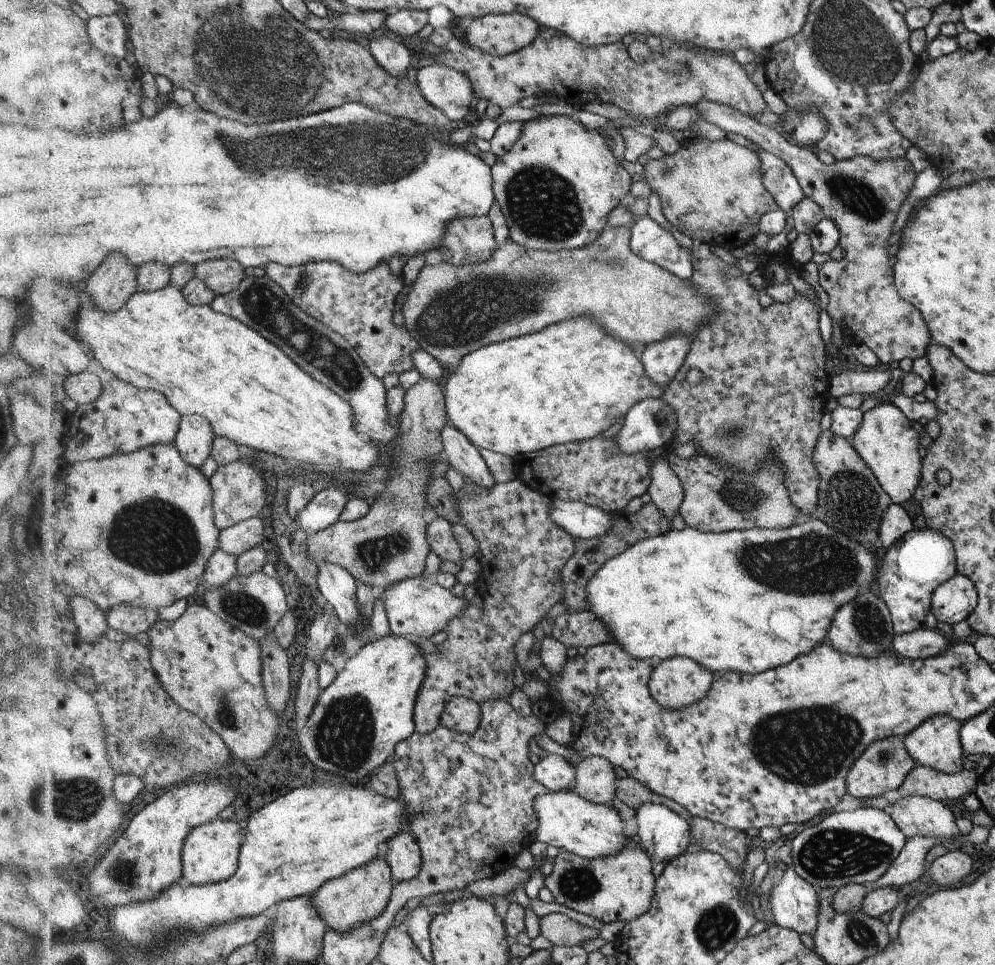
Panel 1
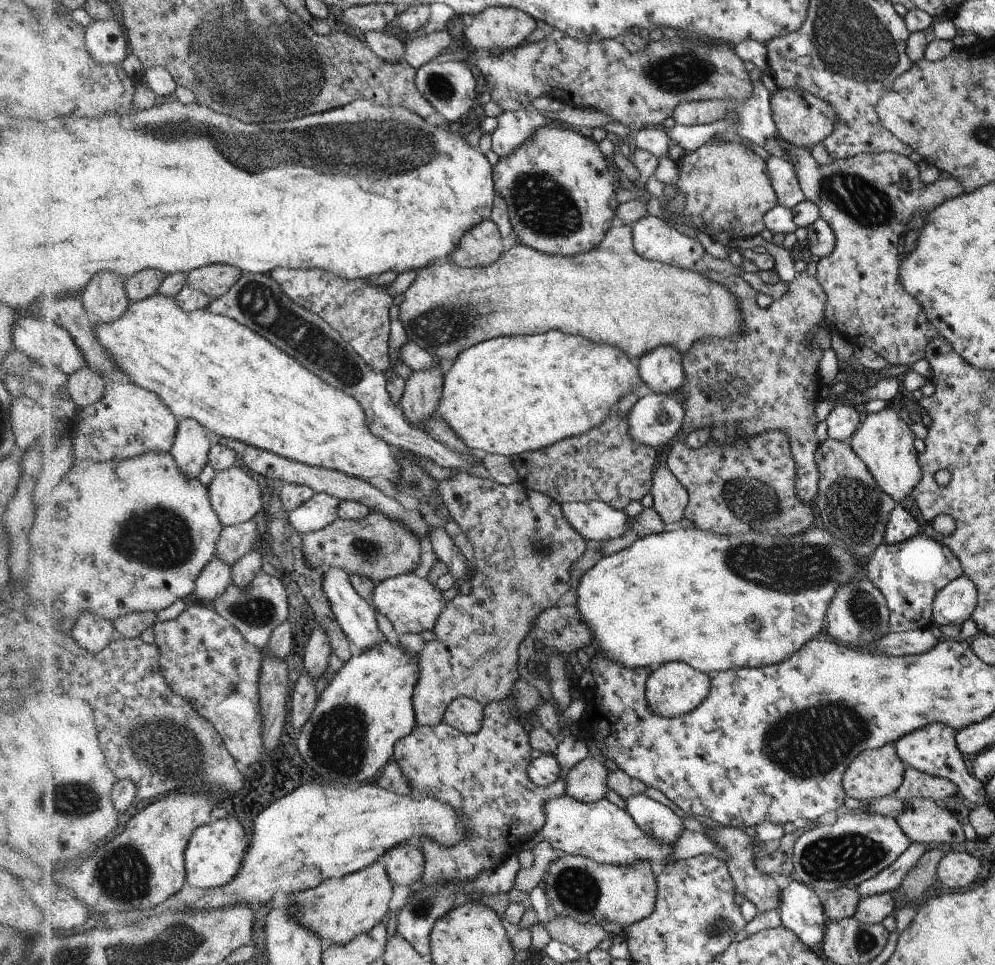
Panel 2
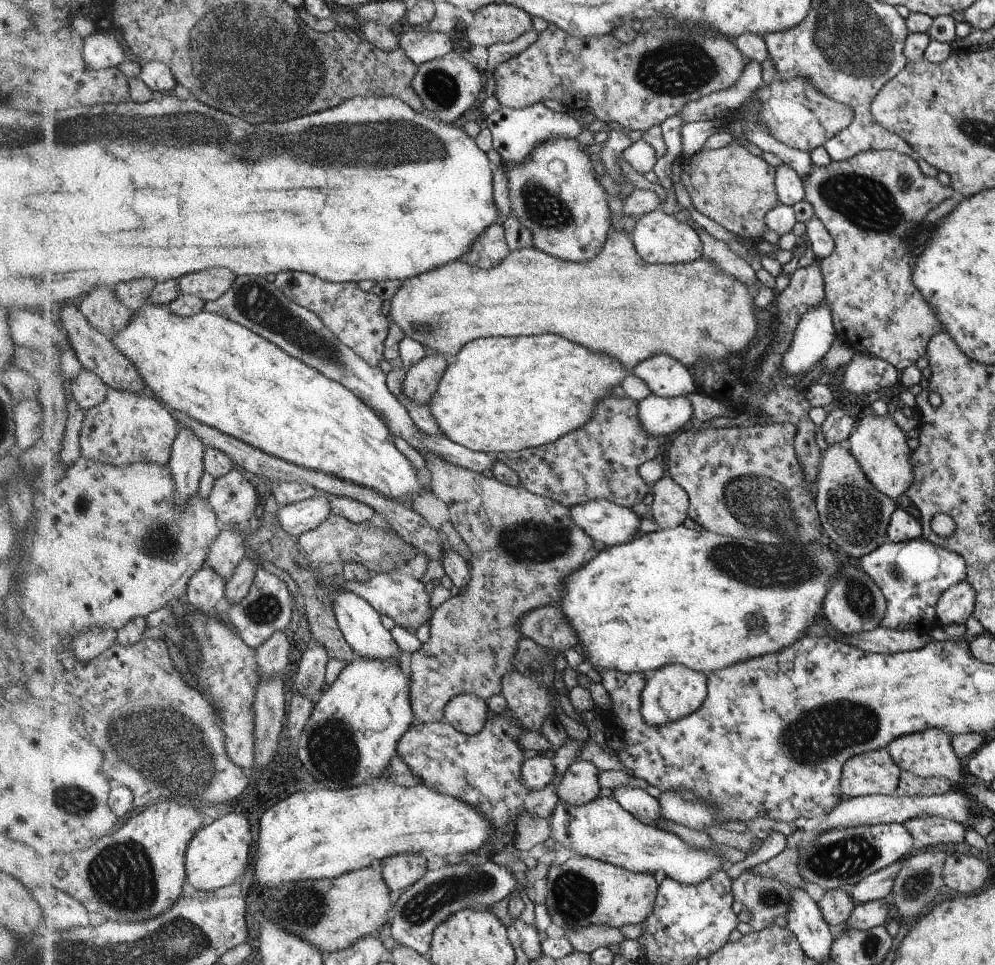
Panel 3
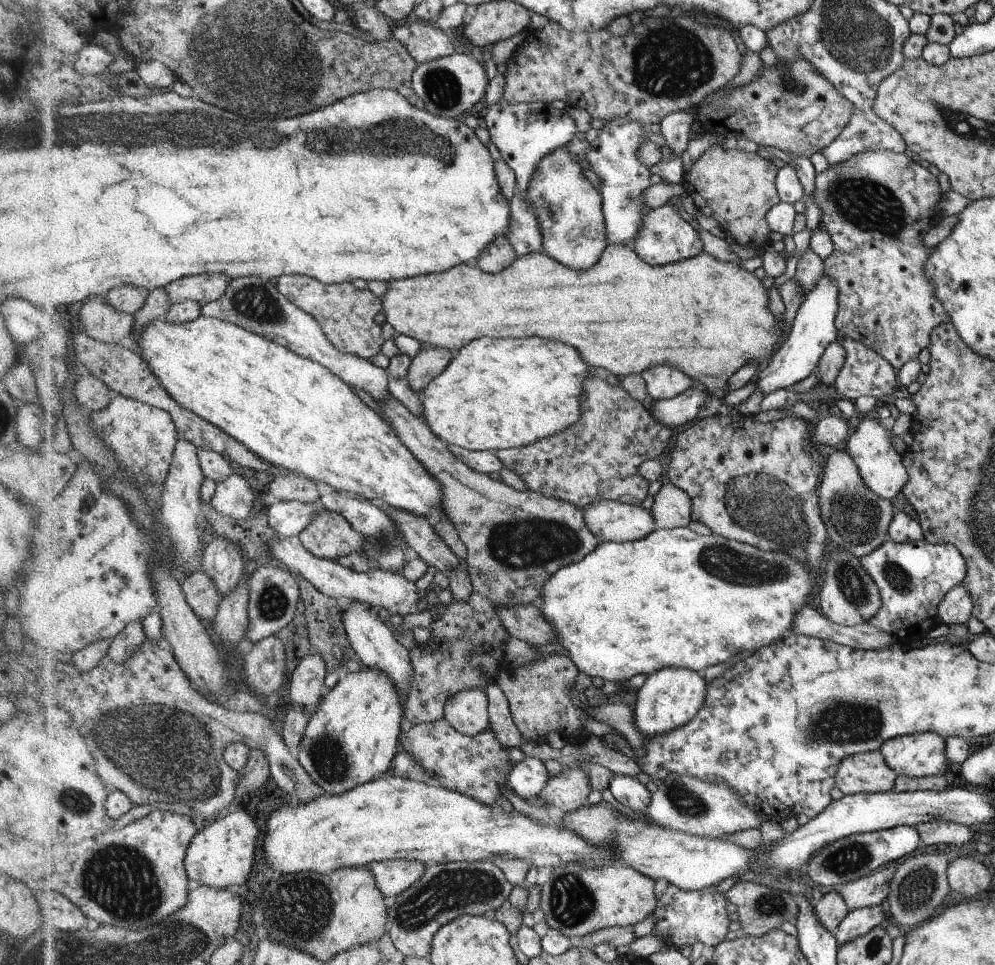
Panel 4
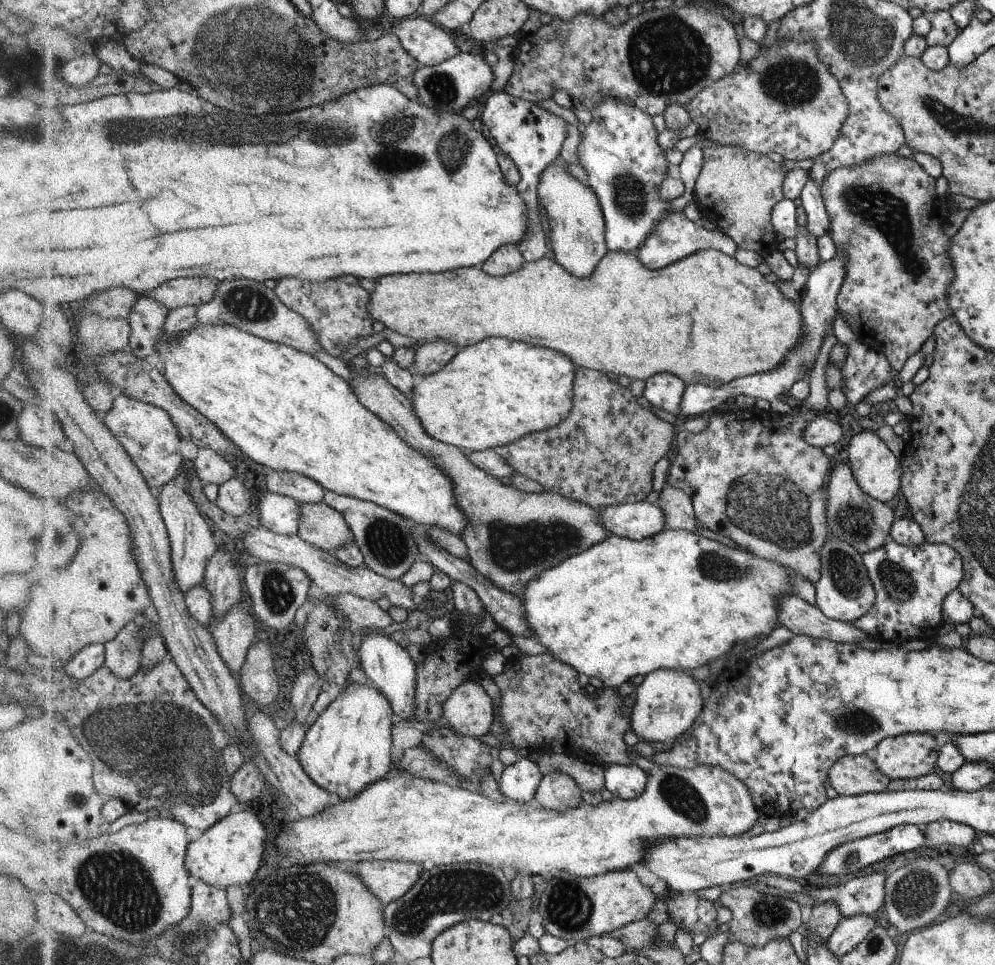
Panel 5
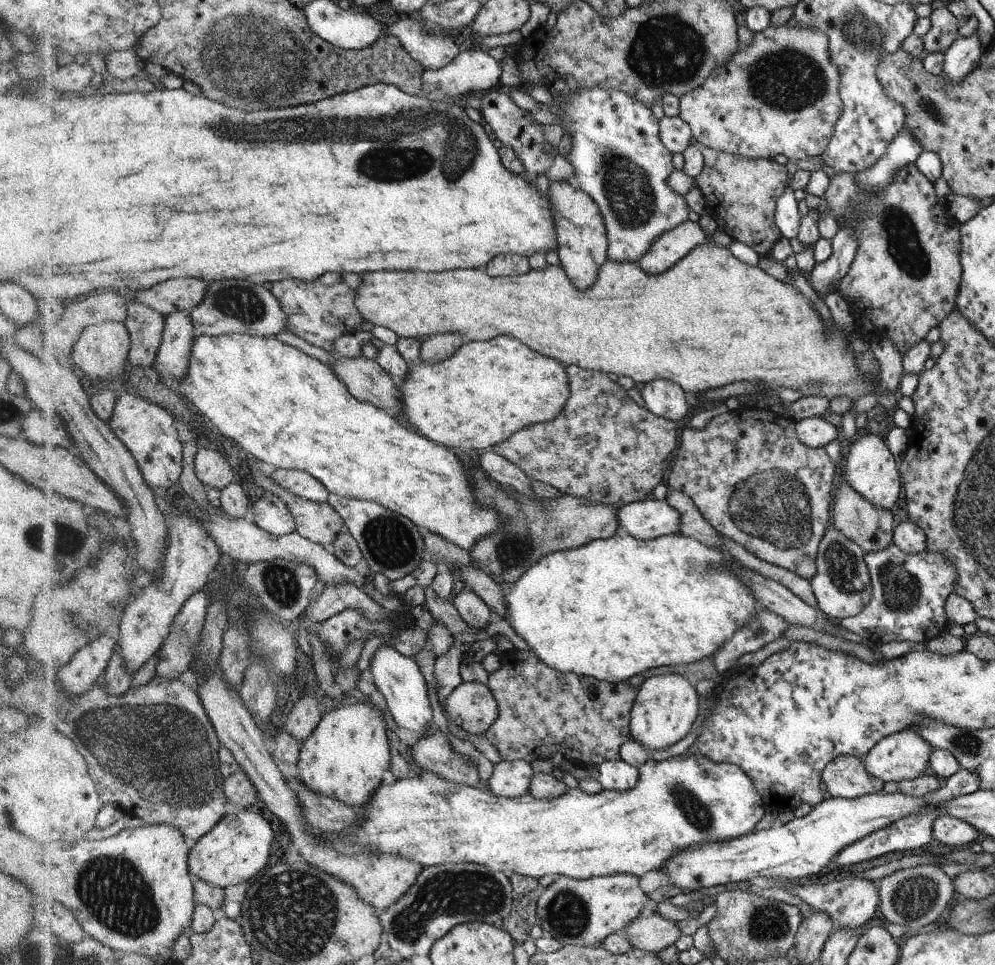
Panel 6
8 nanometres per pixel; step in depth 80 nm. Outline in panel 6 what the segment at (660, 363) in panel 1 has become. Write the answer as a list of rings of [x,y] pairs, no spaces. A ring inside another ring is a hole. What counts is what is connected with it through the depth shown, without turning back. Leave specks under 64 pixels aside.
[[[656,379],[644,384],[640,391],[648,410],[656,416],[678,421],[688,414],[686,391],[677,382]]]

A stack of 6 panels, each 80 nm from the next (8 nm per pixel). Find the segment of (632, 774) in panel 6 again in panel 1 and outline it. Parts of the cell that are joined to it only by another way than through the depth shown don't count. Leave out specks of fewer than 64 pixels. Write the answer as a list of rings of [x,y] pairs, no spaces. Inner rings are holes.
[[[658,803],[643,804],[637,810],[636,839],[654,862],[668,864],[686,852],[691,844],[691,826],[677,812]]]

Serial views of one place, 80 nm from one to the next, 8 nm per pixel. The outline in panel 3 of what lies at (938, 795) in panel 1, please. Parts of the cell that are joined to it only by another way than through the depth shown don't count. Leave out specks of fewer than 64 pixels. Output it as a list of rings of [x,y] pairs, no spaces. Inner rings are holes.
[[[904,771],[896,794],[901,797],[929,797],[952,792],[952,782],[947,778],[920,777]]]

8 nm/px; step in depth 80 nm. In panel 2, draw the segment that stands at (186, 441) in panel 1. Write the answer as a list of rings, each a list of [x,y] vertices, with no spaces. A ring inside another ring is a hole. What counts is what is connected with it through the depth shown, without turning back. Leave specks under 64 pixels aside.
[[[187,418],[181,422],[172,454],[180,468],[191,478],[198,479],[211,461],[215,440],[212,433],[198,419]]]

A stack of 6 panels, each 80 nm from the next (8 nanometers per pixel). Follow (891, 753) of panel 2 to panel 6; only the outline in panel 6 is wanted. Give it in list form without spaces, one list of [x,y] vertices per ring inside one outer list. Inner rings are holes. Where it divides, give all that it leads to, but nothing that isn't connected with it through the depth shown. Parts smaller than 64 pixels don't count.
[[[854,755],[838,756],[822,772],[822,786],[833,797],[855,799],[880,793],[886,784],[866,769],[866,763]]]

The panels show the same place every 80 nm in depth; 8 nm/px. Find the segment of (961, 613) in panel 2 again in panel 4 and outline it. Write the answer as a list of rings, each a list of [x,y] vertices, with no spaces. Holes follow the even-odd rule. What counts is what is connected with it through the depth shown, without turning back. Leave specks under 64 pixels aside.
[[[962,584],[956,585],[947,593],[939,605],[939,622],[946,624],[967,624],[972,616],[973,600],[971,594]]]

